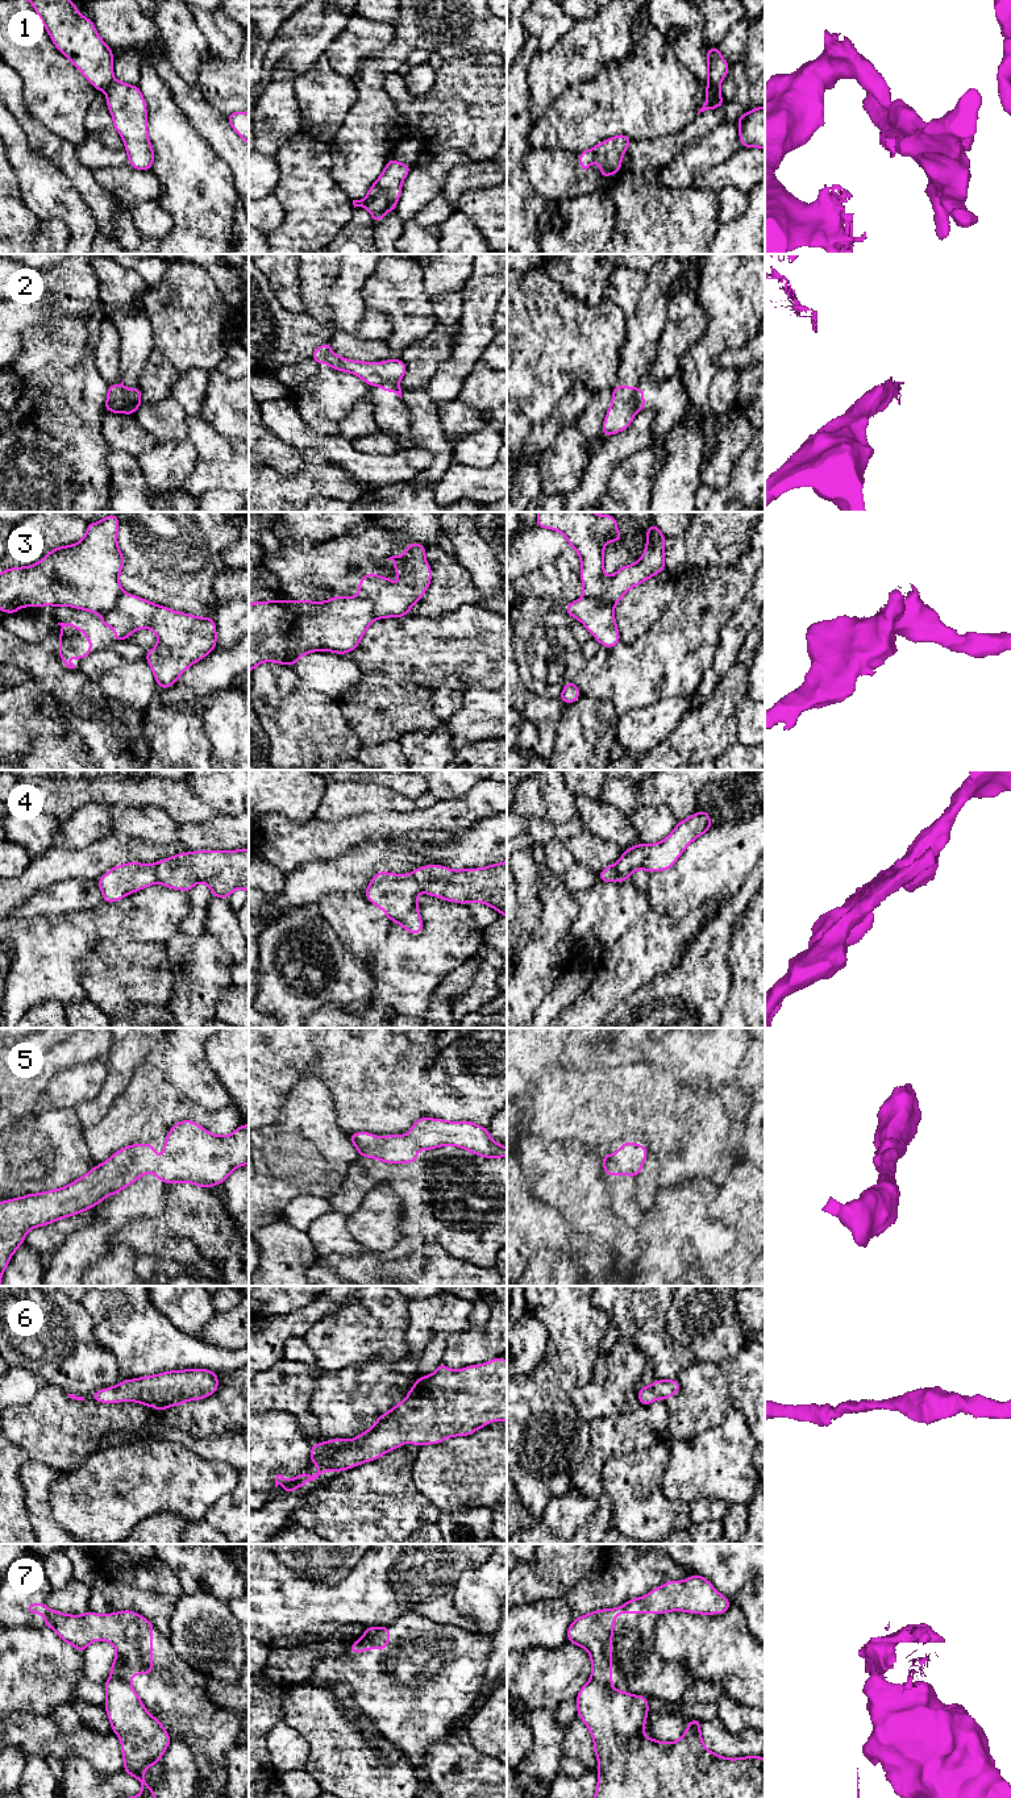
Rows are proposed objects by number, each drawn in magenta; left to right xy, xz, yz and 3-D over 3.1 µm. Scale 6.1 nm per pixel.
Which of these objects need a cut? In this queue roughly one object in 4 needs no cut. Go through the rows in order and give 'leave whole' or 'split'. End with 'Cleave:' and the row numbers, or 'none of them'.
1: split
2: split
3: split
4: split
5: leave whole
6: leave whole
7: split
Cleave: 1, 2, 3, 4, 7

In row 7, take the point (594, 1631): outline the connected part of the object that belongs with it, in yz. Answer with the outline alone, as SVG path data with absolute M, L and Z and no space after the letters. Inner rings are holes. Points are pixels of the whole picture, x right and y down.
M692 1574L685 1581L669 1581L642 1598L577 1618L567 1628L567 1641L583 1647L591 1656L591 1680L612 1687L612 1633L617 1614L720 1614L731 1606L704 1577Z

